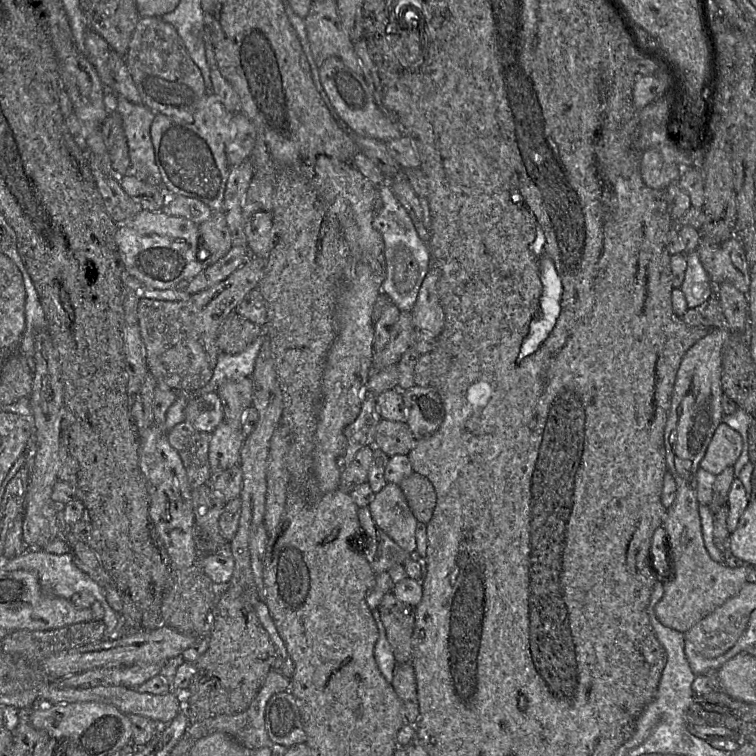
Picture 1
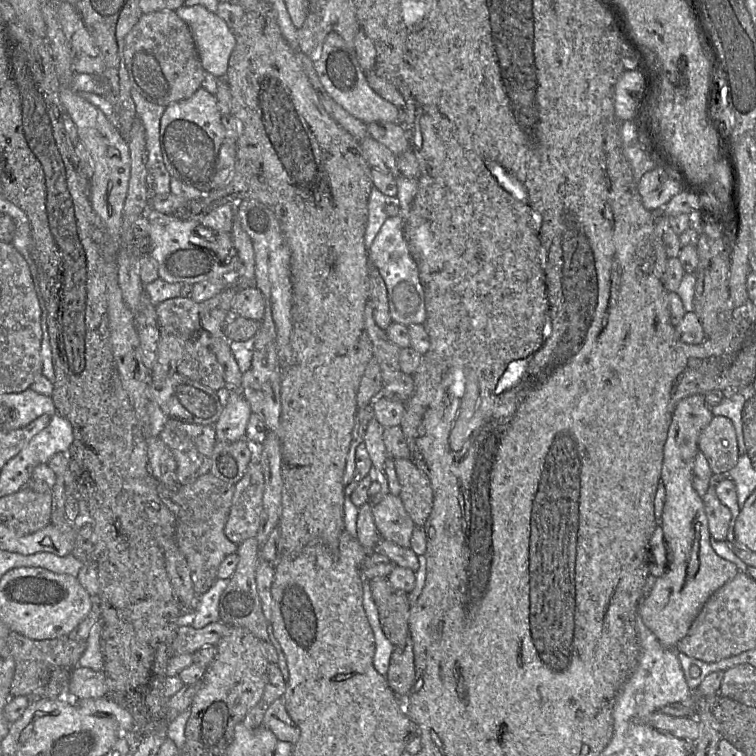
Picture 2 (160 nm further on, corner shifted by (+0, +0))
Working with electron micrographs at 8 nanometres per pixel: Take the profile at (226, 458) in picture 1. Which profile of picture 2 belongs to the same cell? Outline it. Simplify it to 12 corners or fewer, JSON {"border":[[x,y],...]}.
{"border":[[241,393],[224,396],[216,439],[245,438],[252,411]]}

